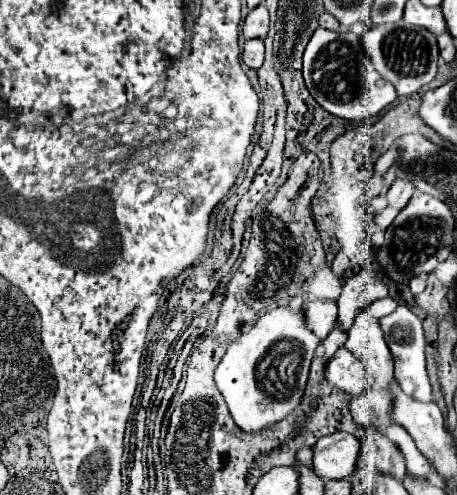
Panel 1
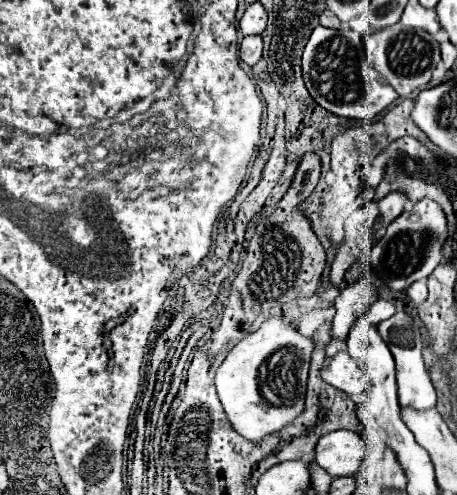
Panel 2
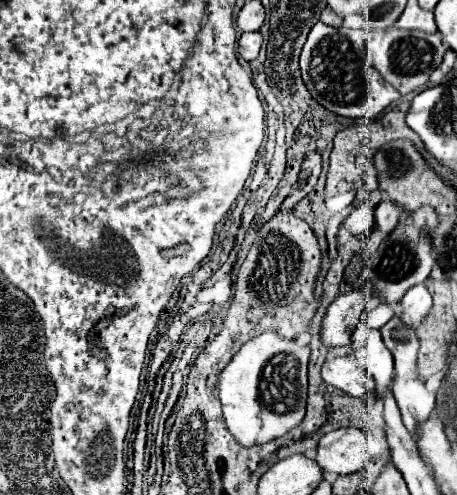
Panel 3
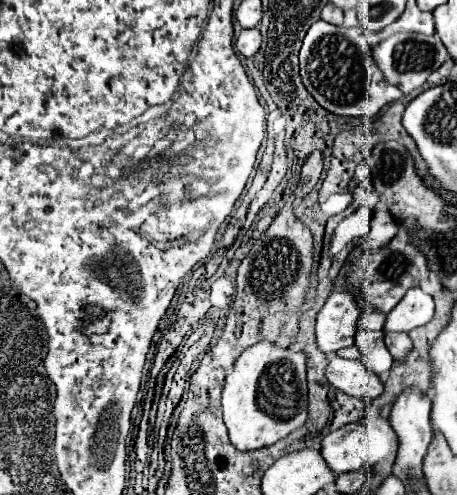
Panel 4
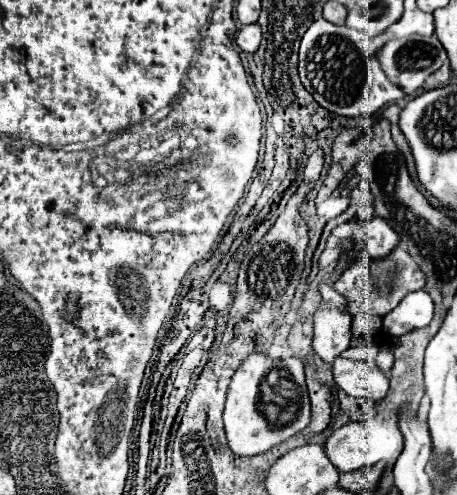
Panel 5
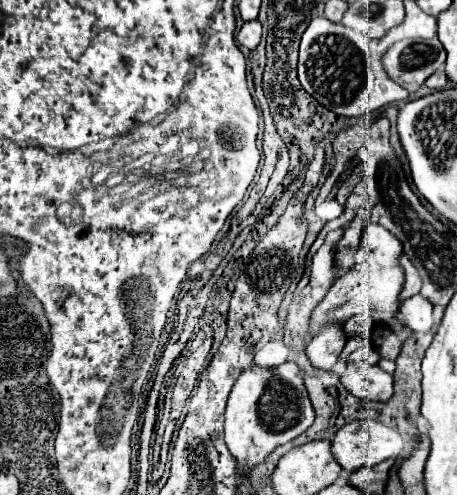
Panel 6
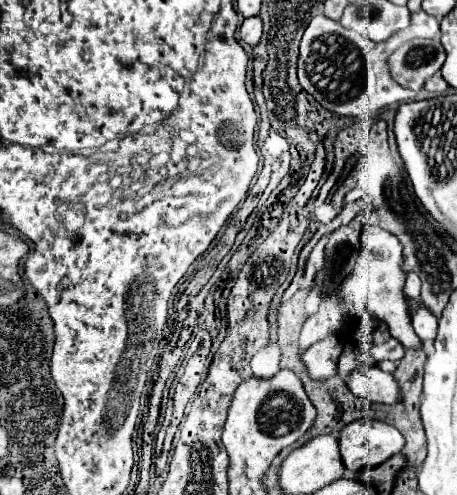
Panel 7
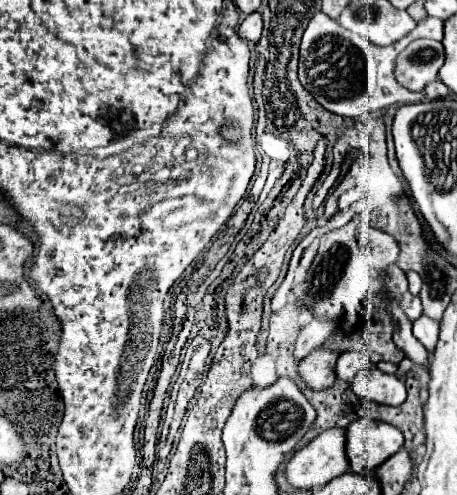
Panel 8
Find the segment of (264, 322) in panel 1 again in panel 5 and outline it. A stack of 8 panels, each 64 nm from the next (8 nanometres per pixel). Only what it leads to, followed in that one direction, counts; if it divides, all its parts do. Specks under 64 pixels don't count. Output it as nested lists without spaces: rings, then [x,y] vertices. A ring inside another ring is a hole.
[[[252,354],[236,370],[224,408],[228,446],[236,456],[264,454],[290,436],[302,432],[310,422],[310,398],[304,382],[304,364],[298,358],[270,360]]]

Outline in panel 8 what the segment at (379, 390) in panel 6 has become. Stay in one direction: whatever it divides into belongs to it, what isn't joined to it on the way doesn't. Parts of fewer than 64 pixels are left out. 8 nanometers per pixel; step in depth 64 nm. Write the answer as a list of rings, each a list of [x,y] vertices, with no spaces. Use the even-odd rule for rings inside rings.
[[[376,366],[364,368],[354,376],[352,390],[366,400],[386,404],[386,406],[400,406],[406,400],[406,386],[404,380],[398,376],[390,376],[380,372]]]

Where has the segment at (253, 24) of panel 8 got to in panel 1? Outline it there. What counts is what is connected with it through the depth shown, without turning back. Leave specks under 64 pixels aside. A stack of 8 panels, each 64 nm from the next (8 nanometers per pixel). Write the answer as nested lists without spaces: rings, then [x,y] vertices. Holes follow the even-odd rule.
[[[260,38],[256,40],[246,40],[244,50],[242,50],[242,60],[248,68],[260,68],[264,62],[264,42]]]

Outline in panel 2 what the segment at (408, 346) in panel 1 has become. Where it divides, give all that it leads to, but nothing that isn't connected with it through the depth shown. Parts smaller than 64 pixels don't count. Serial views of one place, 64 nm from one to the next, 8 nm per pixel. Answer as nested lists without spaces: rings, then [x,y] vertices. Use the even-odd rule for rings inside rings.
[[[398,310],[392,318],[378,324],[378,332],[388,344],[394,360],[396,360],[396,384],[398,384],[398,400],[402,408],[416,408],[416,410],[428,410],[436,406],[436,392],[430,382],[428,370],[422,360],[422,336],[420,330],[414,326],[414,320],[404,312]]]

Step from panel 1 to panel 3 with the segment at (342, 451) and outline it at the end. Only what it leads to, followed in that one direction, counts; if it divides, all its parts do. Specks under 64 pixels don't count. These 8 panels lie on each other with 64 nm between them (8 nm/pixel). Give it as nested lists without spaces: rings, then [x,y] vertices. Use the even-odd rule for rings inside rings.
[[[338,428],[324,434],[318,442],[318,464],[328,474],[352,474],[362,466],[382,456],[388,448],[384,432],[368,434],[360,428]]]

